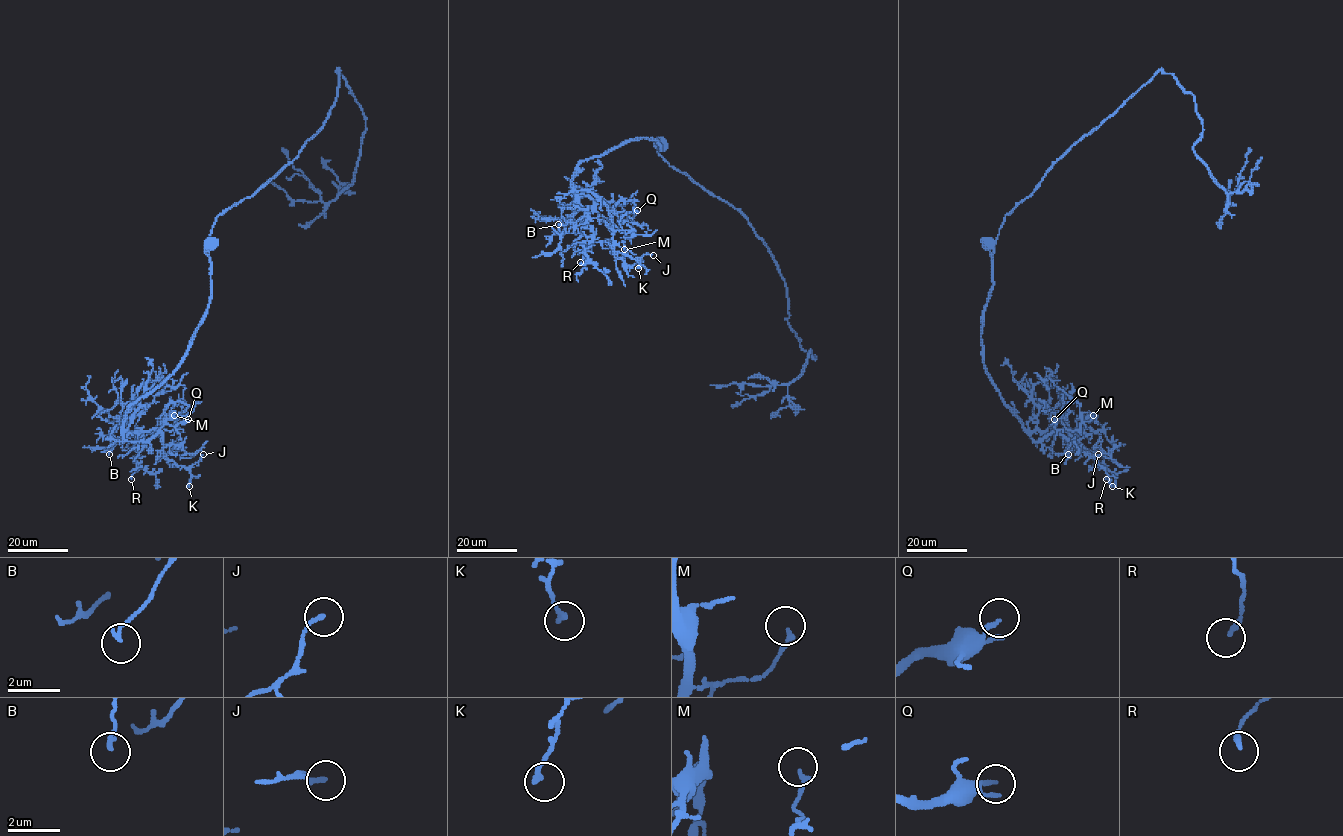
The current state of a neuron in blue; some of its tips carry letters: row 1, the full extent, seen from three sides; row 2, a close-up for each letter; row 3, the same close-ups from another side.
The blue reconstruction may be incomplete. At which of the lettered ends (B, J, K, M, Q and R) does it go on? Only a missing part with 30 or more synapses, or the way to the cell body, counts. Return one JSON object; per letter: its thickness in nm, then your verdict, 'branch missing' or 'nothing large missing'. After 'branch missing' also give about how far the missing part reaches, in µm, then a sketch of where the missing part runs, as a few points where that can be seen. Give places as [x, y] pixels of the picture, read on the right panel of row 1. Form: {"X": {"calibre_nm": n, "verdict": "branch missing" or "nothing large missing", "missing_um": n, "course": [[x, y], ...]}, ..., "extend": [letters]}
{"B": {"calibre_nm": 150, "verdict": "nothing large missing"}, "J": {"calibre_nm": 150, "verdict": "nothing large missing"}, "K": {"calibre_nm": 150, "verdict": "nothing large missing"}, "M": {"calibre_nm": 170, "verdict": "nothing large missing"}, "Q": {"calibre_nm": 160, "verdict": "nothing large missing"}, "R": {"calibre_nm": 170, "verdict": "nothing large missing"}, "extend": []}

